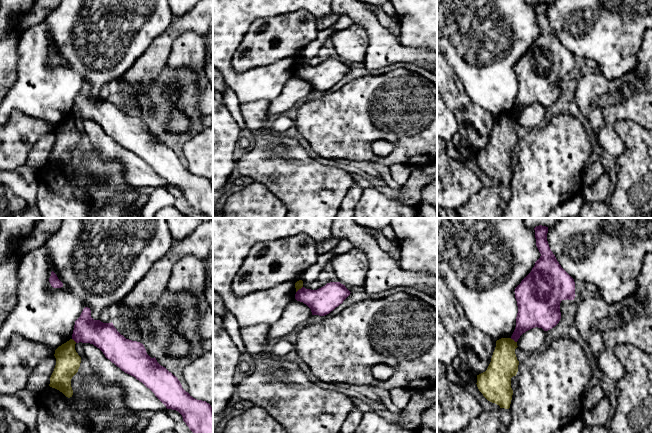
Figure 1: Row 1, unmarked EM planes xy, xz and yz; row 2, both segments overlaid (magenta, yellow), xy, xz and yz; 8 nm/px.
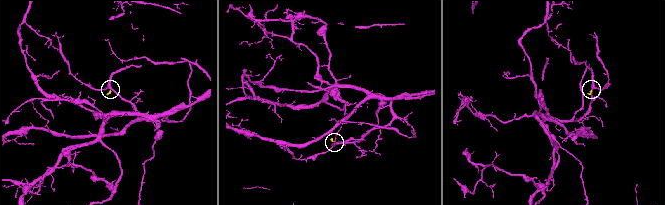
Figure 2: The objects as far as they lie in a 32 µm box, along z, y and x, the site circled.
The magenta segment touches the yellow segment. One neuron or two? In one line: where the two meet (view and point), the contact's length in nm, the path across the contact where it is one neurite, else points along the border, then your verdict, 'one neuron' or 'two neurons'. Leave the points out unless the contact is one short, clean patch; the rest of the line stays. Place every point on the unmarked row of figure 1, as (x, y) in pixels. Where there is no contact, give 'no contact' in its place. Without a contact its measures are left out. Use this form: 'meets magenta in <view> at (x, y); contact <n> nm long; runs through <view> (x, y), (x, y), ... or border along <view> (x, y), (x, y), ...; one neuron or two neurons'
meets magenta in xz at (299, 65); contact 80 nm long; border along xz (302, 62), (296, 68); two neurons

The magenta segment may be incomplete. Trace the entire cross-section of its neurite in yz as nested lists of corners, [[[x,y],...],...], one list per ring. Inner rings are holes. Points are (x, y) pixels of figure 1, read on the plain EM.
[[[539,1],[534,6],[541,32],[514,67],[518,89],[511,115],[515,118],[532,104],[548,107],[555,103],[561,95],[561,77],[574,76],[576,72],[574,55],[561,43],[549,23],[548,3]]]

